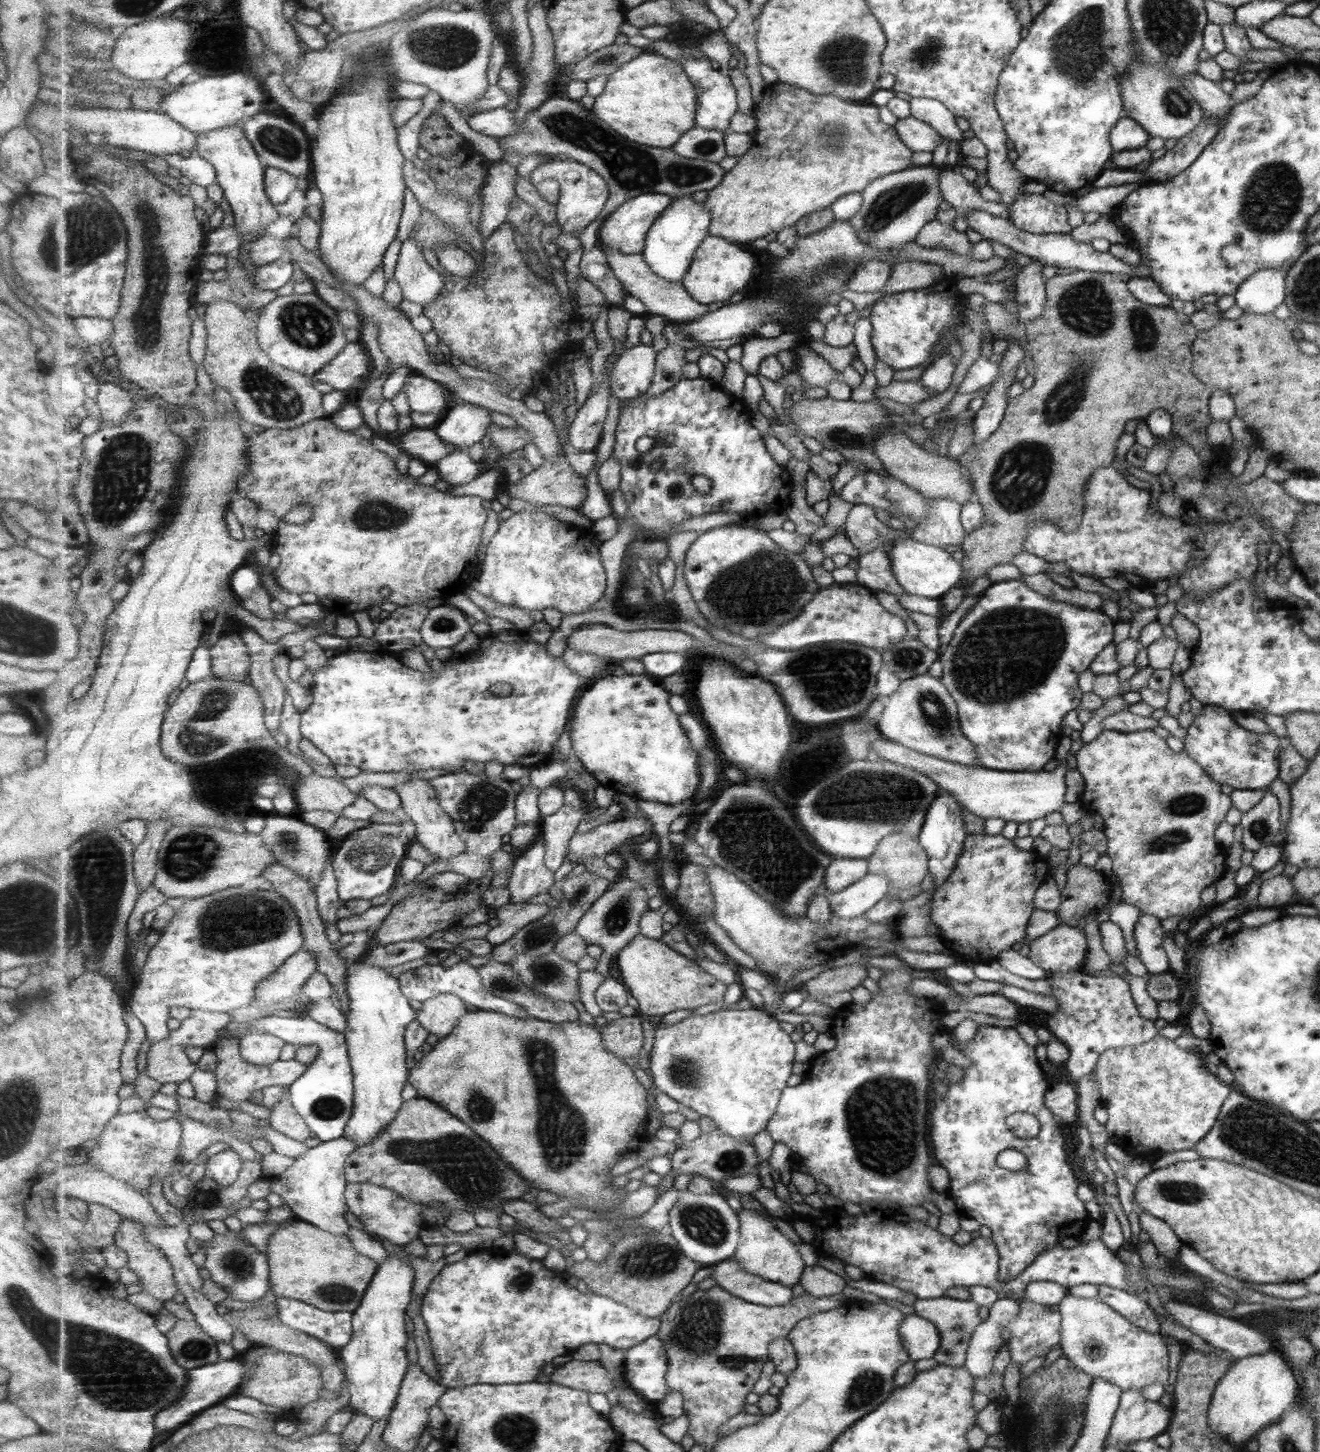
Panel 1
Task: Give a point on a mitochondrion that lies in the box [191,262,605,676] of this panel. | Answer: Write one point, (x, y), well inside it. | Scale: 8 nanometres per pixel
(272, 398)

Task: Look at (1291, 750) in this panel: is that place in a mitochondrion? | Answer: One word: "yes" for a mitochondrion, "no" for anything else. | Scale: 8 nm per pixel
no

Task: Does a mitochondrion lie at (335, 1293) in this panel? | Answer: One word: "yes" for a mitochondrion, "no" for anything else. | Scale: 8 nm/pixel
yes

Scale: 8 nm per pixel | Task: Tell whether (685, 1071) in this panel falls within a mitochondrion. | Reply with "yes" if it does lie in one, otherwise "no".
yes

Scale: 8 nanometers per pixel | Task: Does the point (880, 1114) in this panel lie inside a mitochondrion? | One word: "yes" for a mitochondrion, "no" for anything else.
yes

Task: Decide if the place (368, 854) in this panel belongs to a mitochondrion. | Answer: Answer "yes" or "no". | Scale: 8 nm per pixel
yes

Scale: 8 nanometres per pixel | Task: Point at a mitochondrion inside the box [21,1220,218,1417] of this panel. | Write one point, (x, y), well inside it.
(196, 1349)

